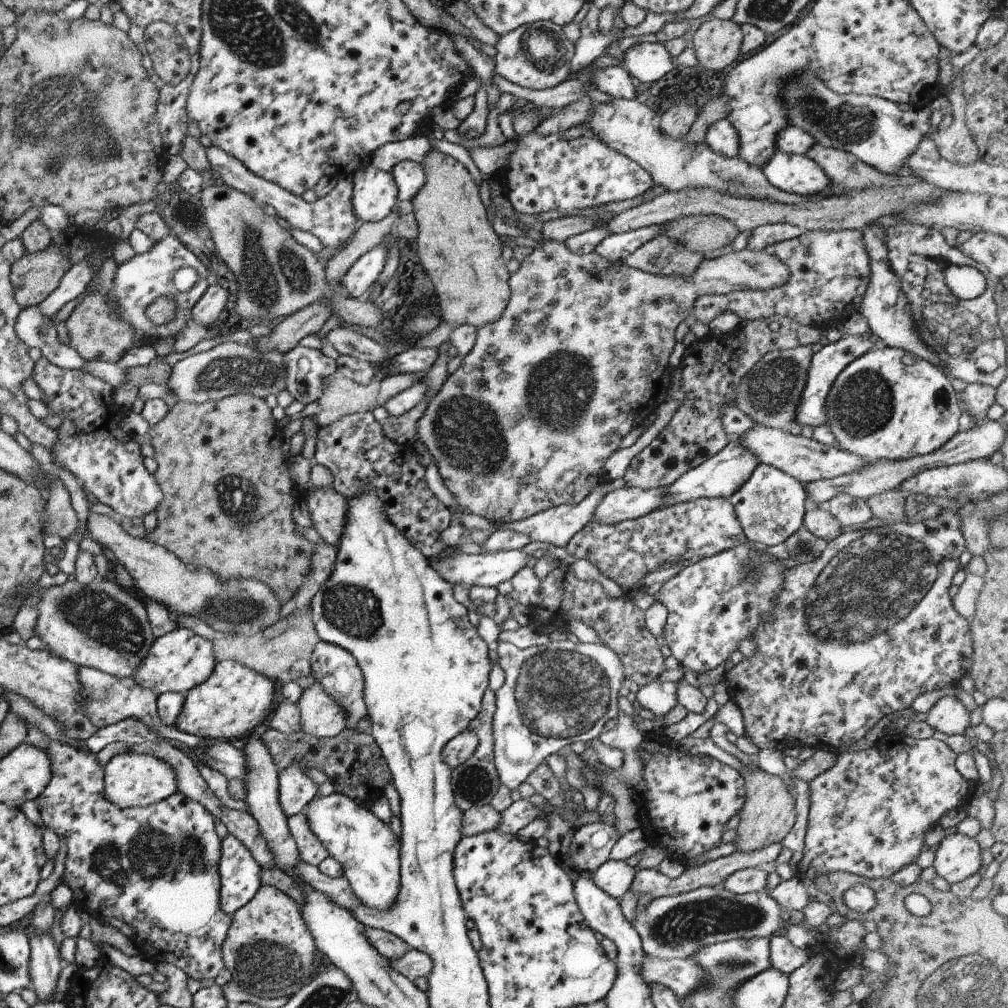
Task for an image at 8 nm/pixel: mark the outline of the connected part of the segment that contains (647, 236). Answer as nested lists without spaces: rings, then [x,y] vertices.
[[[652,225],[626,233],[609,235],[596,246],[595,252],[606,258],[609,262],[624,262],[625,259],[632,252],[640,248],[642,244],[661,235],[662,225]]]

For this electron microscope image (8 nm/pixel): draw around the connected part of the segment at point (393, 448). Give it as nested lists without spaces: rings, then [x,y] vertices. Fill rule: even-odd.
[[[368,411],[366,413],[357,413],[340,418],[337,422],[330,426],[320,427],[318,432],[318,442],[316,442],[316,454],[313,463],[324,466],[330,470],[333,478],[332,487],[336,492],[342,494],[346,499],[360,496],[364,492],[366,486],[374,486],[378,500],[382,500],[382,508],[384,514],[388,518],[388,522],[402,532],[402,536],[406,538],[414,548],[420,550],[428,560],[430,558],[438,558],[438,556],[450,556],[450,554],[460,554],[462,550],[459,544],[456,546],[447,546],[439,539],[440,534],[448,529],[451,524],[451,512],[440,502],[436,495],[428,488],[425,480],[425,468],[416,458],[413,444],[399,444],[387,438],[382,431],[381,423],[376,422],[373,414]]]

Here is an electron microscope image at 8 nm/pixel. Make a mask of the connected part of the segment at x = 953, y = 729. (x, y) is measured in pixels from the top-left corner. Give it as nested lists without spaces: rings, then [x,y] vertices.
[[[944,696],[926,712],[924,722],[949,737],[956,734],[964,735],[971,727],[970,715],[968,708],[956,697]]]

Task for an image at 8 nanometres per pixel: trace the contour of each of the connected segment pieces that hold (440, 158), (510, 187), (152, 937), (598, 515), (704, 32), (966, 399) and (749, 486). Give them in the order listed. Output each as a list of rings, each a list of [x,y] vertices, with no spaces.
[[[432,148],[421,166],[426,174],[426,182],[422,190],[412,198],[413,214],[418,222],[419,231],[416,238],[418,257],[427,276],[434,282],[440,318],[455,327],[471,325],[480,329],[501,318],[510,301],[510,274],[507,262],[502,258],[500,237],[488,222],[488,210],[480,200],[479,187],[472,180],[470,172],[458,160]]]
[[[533,131],[516,138],[514,148],[506,164],[492,177],[504,184],[506,197],[518,213],[559,211],[566,217],[592,216],[600,205],[636,198],[654,186],[642,166],[597,137],[563,140],[556,133],[542,136]]]
[[[30,726],[25,741],[38,746],[38,750],[46,750],[52,760],[52,780],[35,802],[44,824],[41,828],[44,835],[56,832],[68,845],[62,882],[72,890],[73,906],[80,910],[111,913],[136,930],[136,934],[148,934],[148,946],[152,948],[149,952],[156,954],[162,962],[188,971],[198,981],[215,979],[224,967],[221,950],[233,915],[226,914],[221,908],[218,870],[221,841],[213,815],[202,804],[179,791],[154,805],[118,808],[102,794],[104,766],[89,751],[86,742],[70,746],[50,740],[38,726]]]
[[[625,486],[602,496],[602,502],[598,502],[590,522],[616,524],[638,519],[658,509],[658,506],[662,506],[662,502],[664,502],[662,488],[642,490]]]
[[[731,19],[706,20],[694,32],[690,46],[696,52],[698,63],[705,71],[722,71],[738,60],[742,52],[741,26]]]
[[[971,383],[957,394],[958,400],[972,418],[973,425],[987,420],[989,408],[996,402],[997,388],[980,383]]]
[[[758,464],[750,478],[728,500],[747,539],[766,547],[786,542],[803,526],[806,497],[806,487],[796,478],[784,474],[774,466]]]

